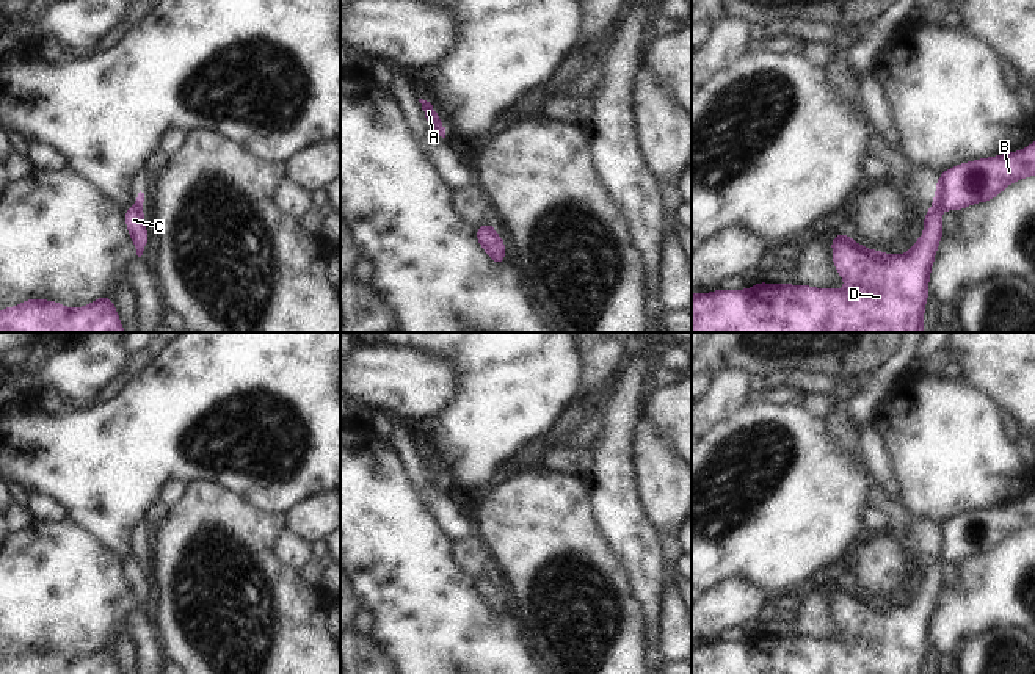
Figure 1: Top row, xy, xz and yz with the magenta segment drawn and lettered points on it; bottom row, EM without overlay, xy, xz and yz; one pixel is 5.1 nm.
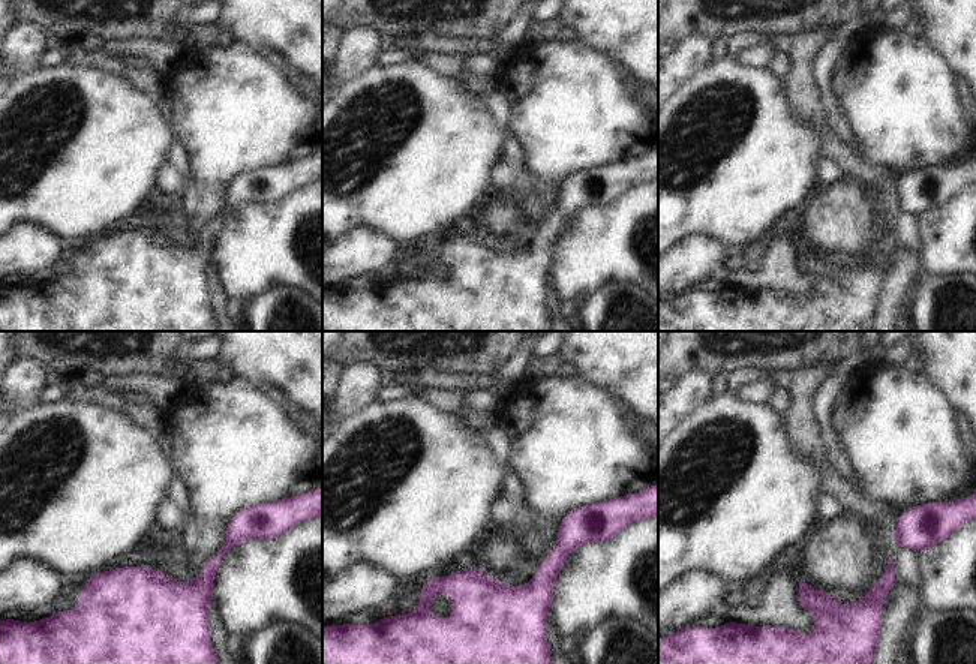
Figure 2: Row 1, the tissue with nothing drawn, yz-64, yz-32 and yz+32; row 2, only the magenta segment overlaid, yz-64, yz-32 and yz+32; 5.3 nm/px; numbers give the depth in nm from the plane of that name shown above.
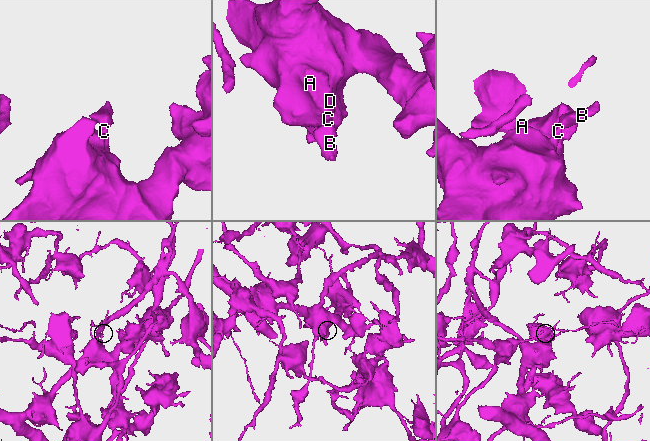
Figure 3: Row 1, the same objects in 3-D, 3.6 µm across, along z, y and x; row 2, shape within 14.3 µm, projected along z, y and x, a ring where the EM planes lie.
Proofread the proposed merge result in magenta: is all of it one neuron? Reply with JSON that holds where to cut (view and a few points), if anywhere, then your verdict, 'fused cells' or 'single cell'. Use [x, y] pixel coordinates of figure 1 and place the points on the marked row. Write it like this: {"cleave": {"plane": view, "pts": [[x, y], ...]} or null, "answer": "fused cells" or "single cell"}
{"cleave": null, "answer": "single cell"}

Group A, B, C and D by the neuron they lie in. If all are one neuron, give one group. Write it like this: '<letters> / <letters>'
A B C D

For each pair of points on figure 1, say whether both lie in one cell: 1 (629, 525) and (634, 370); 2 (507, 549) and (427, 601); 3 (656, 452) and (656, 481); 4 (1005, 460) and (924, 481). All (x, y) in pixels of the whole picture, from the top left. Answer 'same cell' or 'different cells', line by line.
1: same cell
2: different cells
3: same cell
4: same cell

